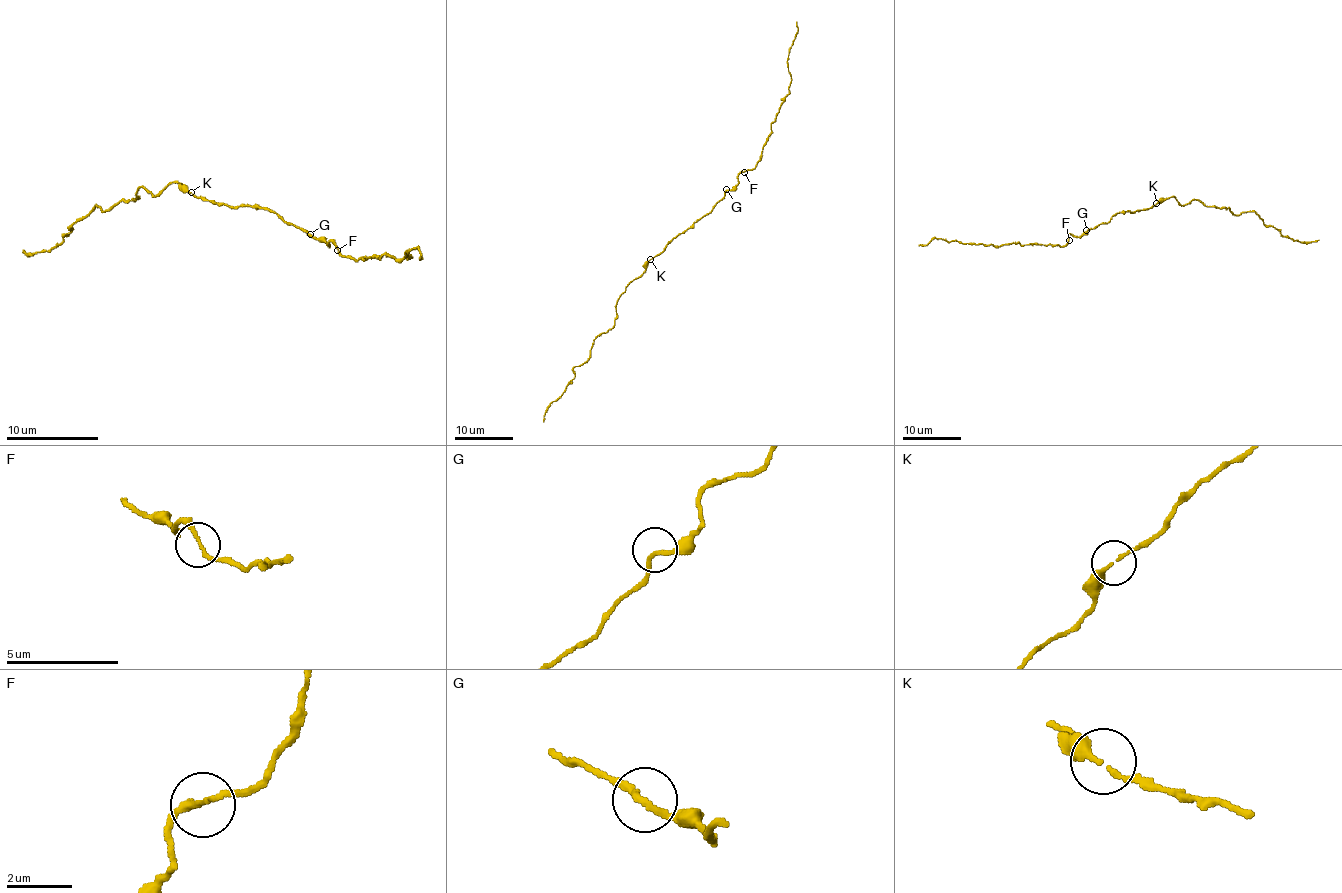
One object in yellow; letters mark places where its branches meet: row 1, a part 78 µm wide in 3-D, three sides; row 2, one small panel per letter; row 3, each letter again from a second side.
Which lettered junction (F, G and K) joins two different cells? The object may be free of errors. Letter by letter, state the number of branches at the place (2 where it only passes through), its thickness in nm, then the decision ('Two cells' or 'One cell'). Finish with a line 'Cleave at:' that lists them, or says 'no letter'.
F: Branches: 2. Thickness 160 nm. One cell
G: Branches: 2. Thickness 200 nm. One cell
K: Branches: 2. Thickness 200 nm. One cell
Cleave at: no letter

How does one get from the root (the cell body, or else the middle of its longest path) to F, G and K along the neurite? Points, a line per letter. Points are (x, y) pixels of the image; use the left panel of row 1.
F: (245, 207), (271, 209), (310, 236), (321, 236), (328, 243), (330, 241), (337, 250)
G: (245, 207), (271, 209), (287, 223), (310, 234)
K: (245, 207), (213, 204), (190, 193)

